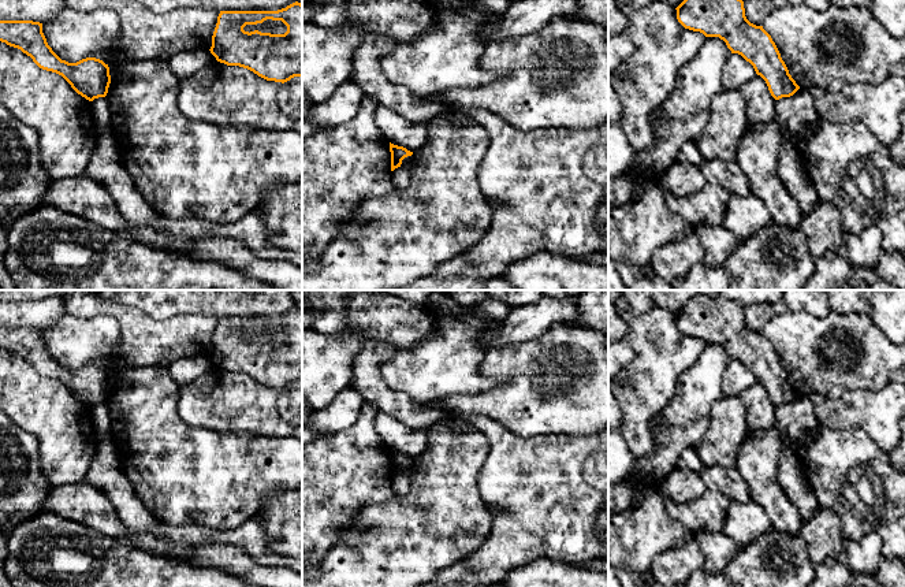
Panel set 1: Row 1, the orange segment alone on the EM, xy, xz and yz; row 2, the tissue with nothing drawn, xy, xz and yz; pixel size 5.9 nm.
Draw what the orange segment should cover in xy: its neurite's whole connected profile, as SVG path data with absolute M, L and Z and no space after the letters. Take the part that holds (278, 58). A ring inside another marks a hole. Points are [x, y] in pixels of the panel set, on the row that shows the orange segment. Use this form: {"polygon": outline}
{"polygon": "M295 1L278 11L220 11L209 51L217 62L247 68L267 81L284 83L294 77L302 77L302 4ZM267 19L282 21L287 31L271 34L243 30L246 25Z"}

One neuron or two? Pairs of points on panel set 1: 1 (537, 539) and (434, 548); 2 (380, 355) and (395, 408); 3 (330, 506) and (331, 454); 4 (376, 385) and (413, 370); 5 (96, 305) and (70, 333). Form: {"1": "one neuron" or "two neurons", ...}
{"1": "two neurons", "2": "one neuron", "3": "one neuron", "4": "two neurons", "5": "two neurons"}

